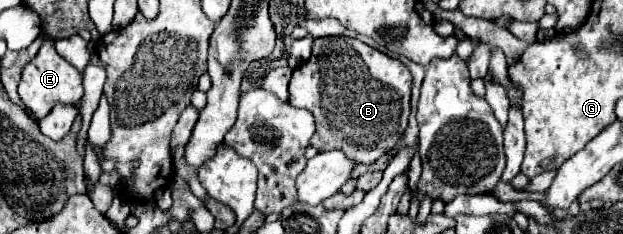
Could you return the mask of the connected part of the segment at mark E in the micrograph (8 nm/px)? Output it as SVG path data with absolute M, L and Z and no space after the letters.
M51 40L43 42L39 54L21 72L21 82L19 82L19 98L21 98L21 102L29 108L29 112L37 120L41 120L43 116L47 116L47 112L53 108L55 102L77 104L77 100L81 100L81 96L83 96L83 78L77 72L77 68L71 66L67 60L63 60L57 54Z

